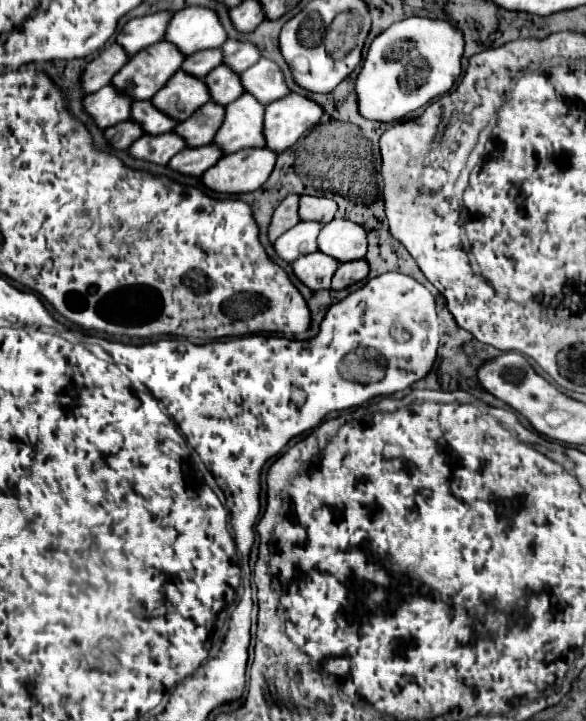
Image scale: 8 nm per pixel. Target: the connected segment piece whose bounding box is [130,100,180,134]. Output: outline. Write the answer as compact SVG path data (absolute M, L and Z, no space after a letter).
M138 100L134 102L134 110L130 114L136 122L142 122L142 126L146 126L146 134L164 134L166 130L174 130L180 120L164 114L162 110L158 110L152 100Z

